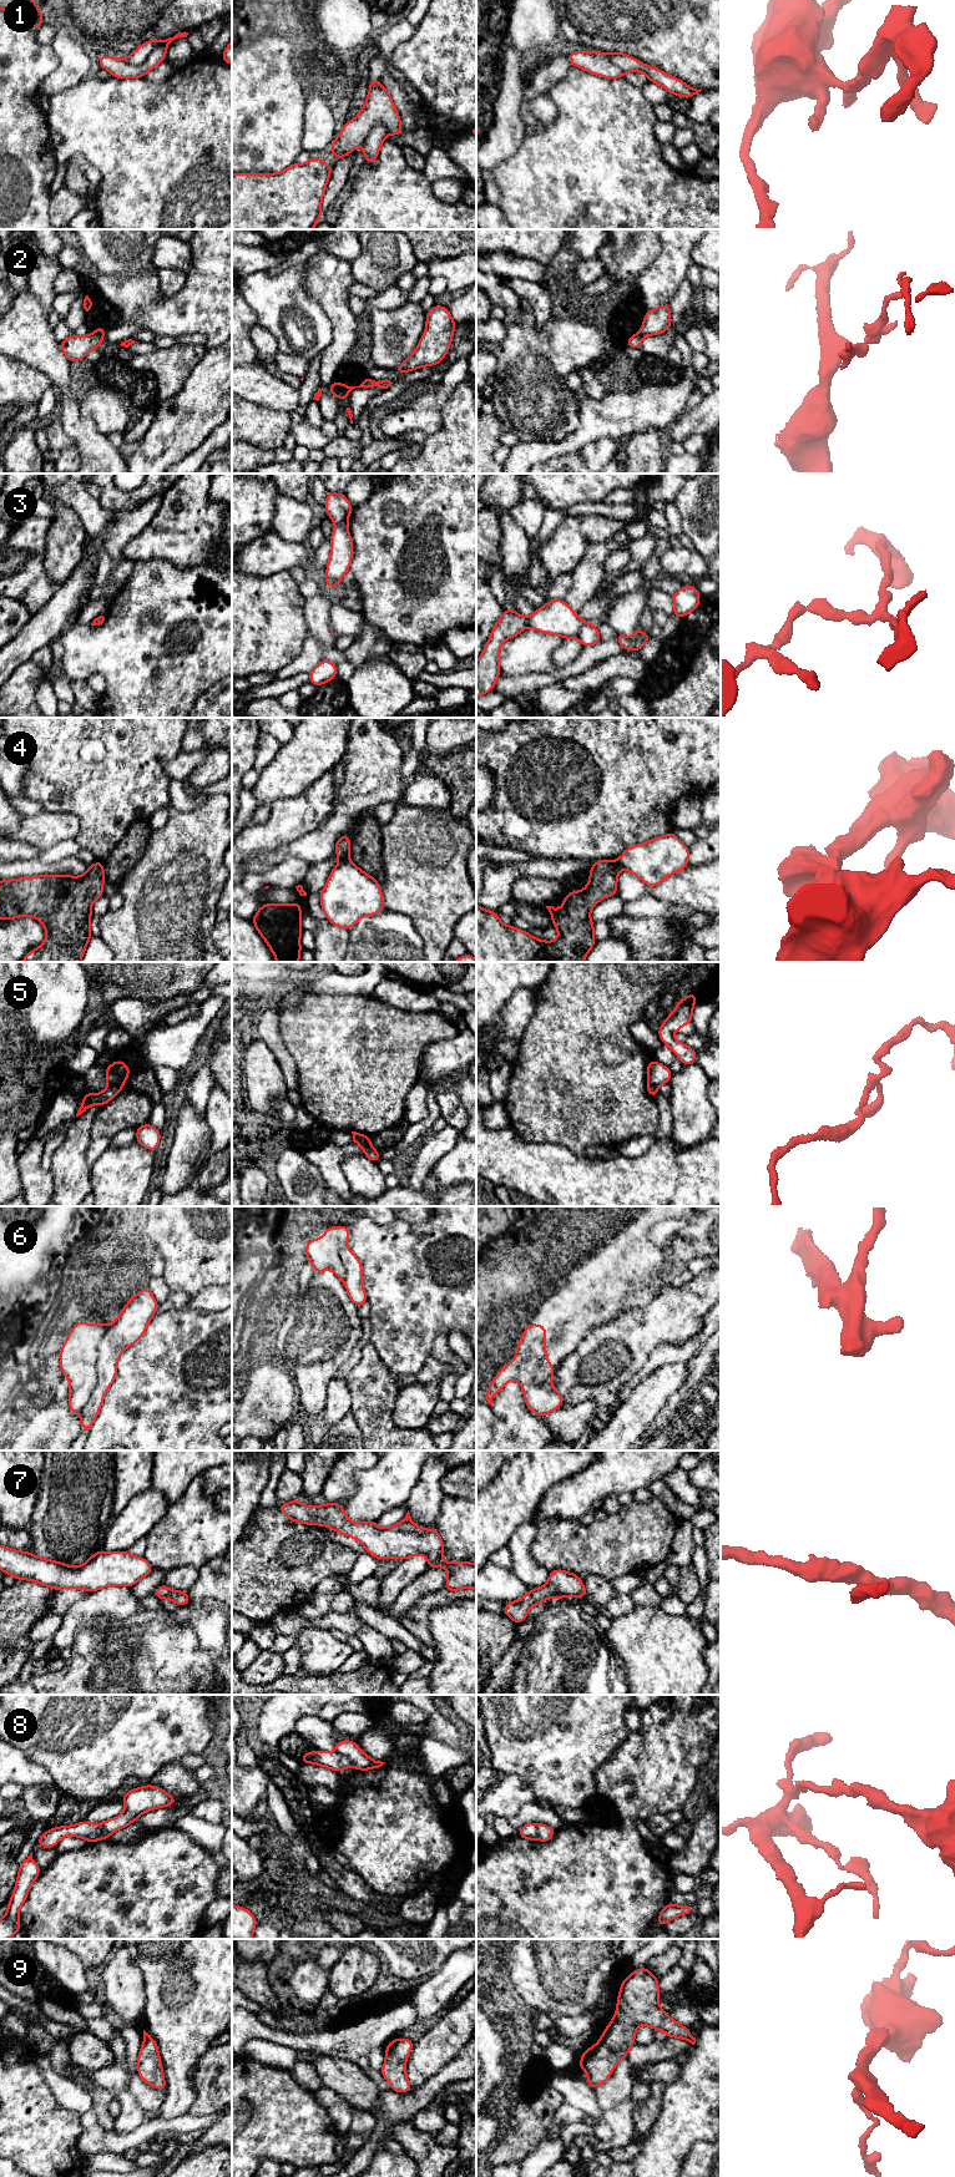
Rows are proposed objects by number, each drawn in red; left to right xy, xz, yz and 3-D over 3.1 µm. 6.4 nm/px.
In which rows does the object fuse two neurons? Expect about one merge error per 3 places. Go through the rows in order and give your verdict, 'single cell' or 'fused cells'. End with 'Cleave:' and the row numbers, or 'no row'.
1: fused cells
2: fused cells
3: fused cells
4: fused cells
5: fused cells
6: fused cells
7: single cell
8: fused cells
9: single cell
Cleave: 1, 2, 3, 4, 5, 6, 8

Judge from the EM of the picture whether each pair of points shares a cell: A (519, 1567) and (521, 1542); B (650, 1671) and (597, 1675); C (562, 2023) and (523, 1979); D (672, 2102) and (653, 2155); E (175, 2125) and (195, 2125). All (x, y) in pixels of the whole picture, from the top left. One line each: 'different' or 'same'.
A: same
B: different
C: different
D: same
E: same

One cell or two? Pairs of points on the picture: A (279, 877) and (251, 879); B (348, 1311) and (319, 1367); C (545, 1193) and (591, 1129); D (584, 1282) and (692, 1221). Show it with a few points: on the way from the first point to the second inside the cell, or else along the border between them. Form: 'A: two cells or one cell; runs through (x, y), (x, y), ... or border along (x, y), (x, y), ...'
A: one cell; runs through (272, 877), (258, 879)
B: one cell; runs through (342, 1325), (324, 1342), (324, 1353)
C: two cells; border along (546, 1143), (564, 1145), (577, 1155), (584, 1154)
D: one cell; runs through (615, 1279), (628, 1270), (662, 1266), (676, 1252)

